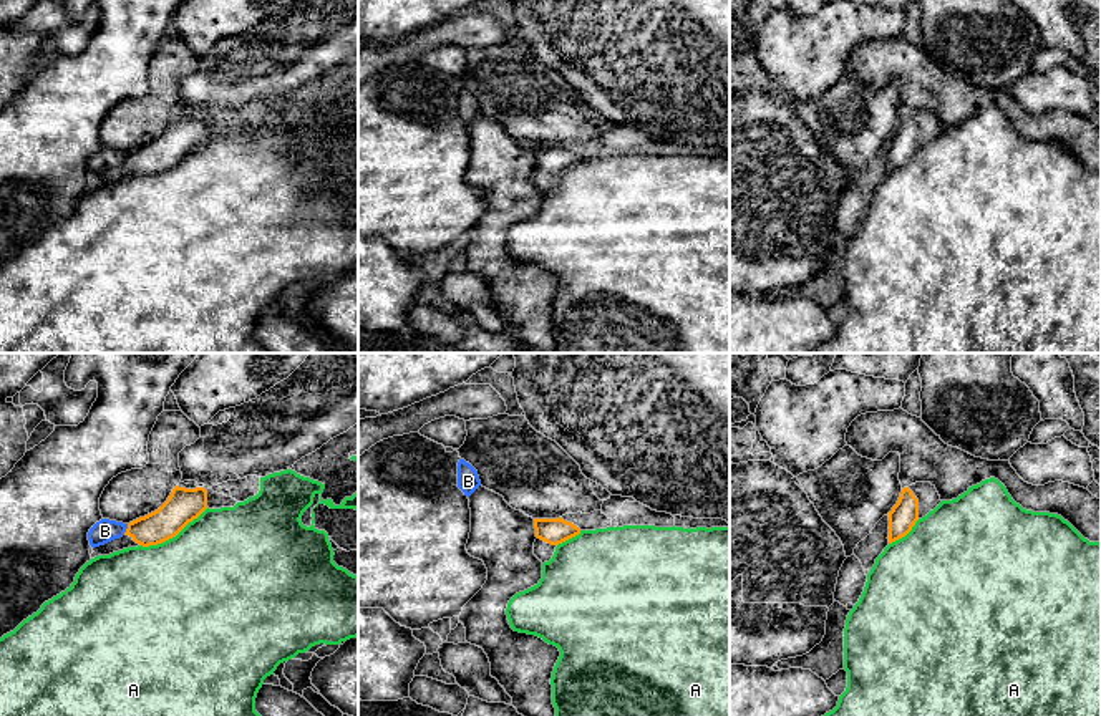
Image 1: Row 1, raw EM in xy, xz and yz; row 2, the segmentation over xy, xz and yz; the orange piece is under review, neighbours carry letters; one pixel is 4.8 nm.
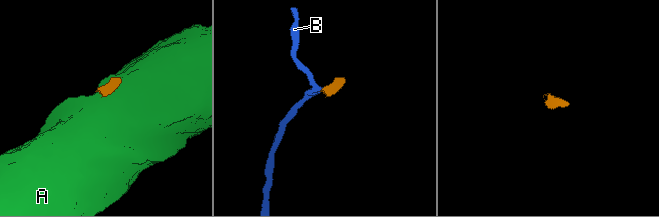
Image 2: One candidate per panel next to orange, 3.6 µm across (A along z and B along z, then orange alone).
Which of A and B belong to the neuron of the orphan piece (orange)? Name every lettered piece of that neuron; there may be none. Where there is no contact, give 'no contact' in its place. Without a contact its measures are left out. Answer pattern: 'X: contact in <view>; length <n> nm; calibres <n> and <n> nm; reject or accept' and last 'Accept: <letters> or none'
A: contact in xy; length 380 nm; calibres 170 and 480 nm; reject
B: contact in xy; length 60 nm; calibres 160 and 120 nm; reject
Accept: none

